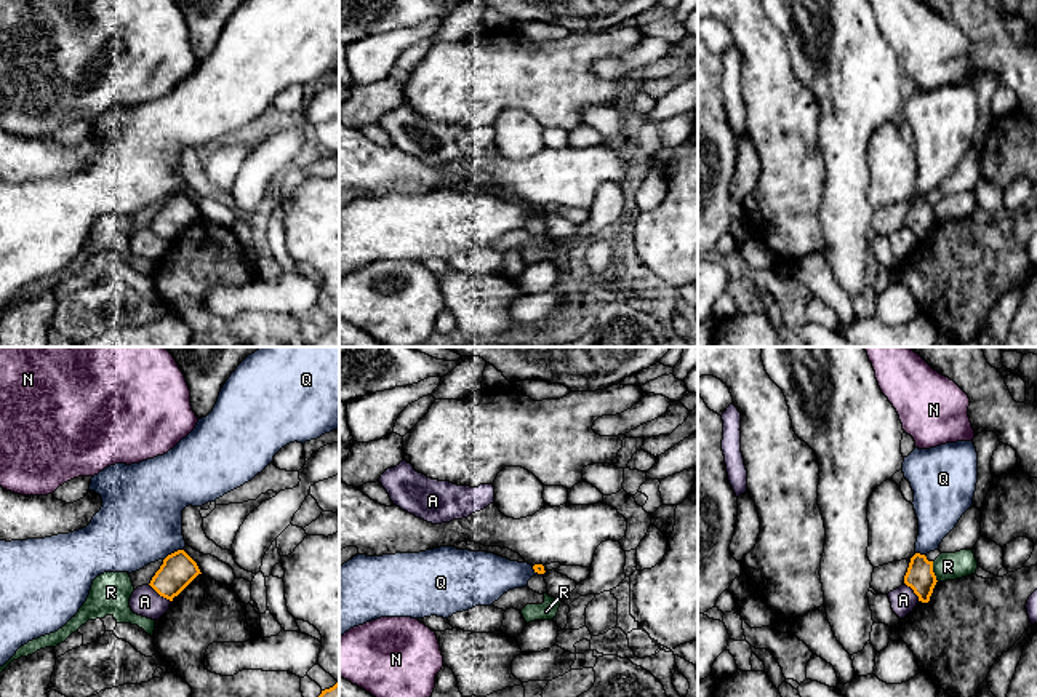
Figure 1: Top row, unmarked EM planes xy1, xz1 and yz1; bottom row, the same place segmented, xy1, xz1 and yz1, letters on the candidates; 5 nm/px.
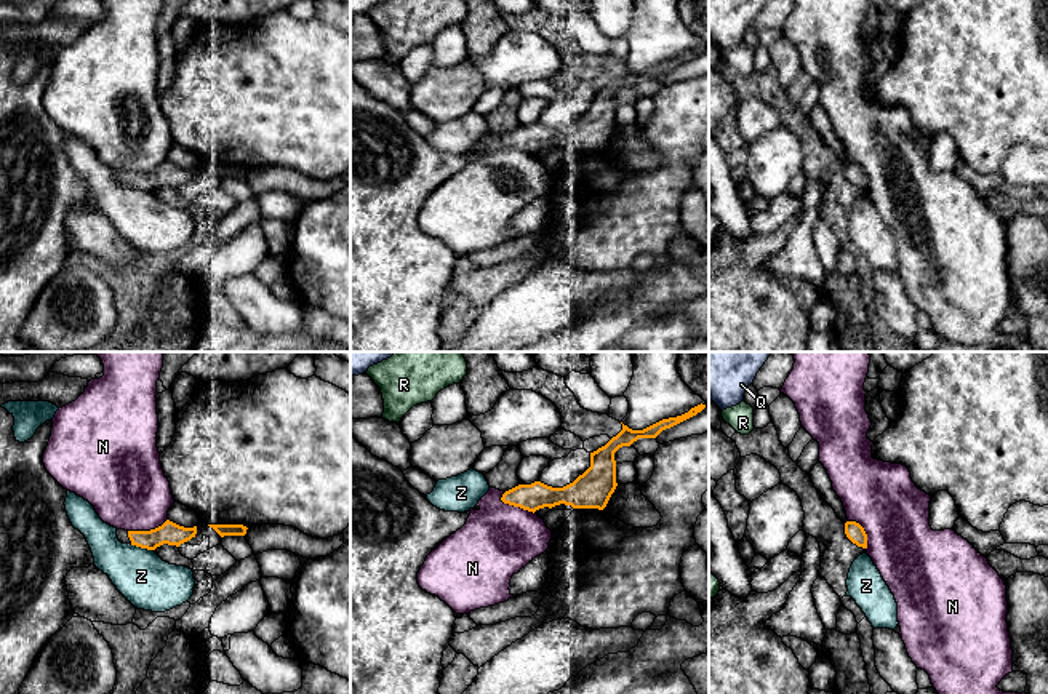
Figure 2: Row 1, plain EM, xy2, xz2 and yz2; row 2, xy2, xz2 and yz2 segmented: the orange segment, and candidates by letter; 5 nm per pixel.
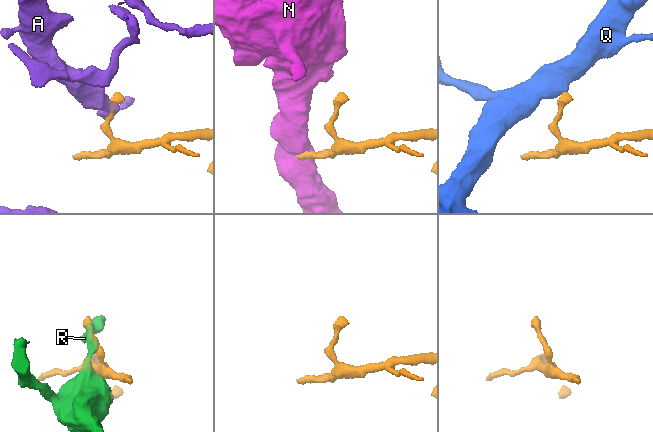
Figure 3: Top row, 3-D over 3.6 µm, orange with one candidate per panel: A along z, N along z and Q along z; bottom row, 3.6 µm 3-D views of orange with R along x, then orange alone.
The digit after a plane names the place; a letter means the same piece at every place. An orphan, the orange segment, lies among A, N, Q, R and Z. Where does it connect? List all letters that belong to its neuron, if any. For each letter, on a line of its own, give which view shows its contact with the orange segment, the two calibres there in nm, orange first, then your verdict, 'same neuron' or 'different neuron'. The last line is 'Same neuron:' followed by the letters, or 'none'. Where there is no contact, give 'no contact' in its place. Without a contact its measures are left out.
A: xy1 | 170/150 nm | different neuron
N: xz2 | 140/360 nm | different neuron
Q: xy1 | 170/420 nm | different neuron
R: yz1 | 140/140 nm | different neuron
Z: xy2 | 120/280 nm | different neuron
Same neuron: none

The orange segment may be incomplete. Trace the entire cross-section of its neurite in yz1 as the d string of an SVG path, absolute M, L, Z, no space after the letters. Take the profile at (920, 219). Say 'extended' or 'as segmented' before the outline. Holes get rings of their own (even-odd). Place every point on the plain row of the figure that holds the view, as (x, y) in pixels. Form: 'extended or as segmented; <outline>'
as segmented; M915 195L911 200L904 225L914 232L919 243L928 245L936 224L933 203L928 203L925 197Z

